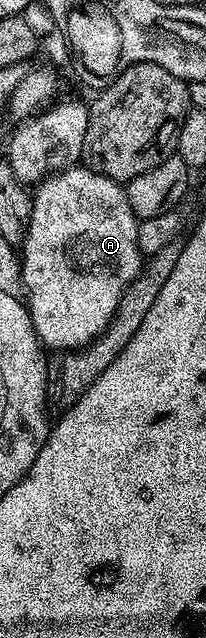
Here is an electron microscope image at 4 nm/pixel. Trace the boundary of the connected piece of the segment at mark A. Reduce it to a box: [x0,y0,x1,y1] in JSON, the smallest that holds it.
[20,166,144,353]

